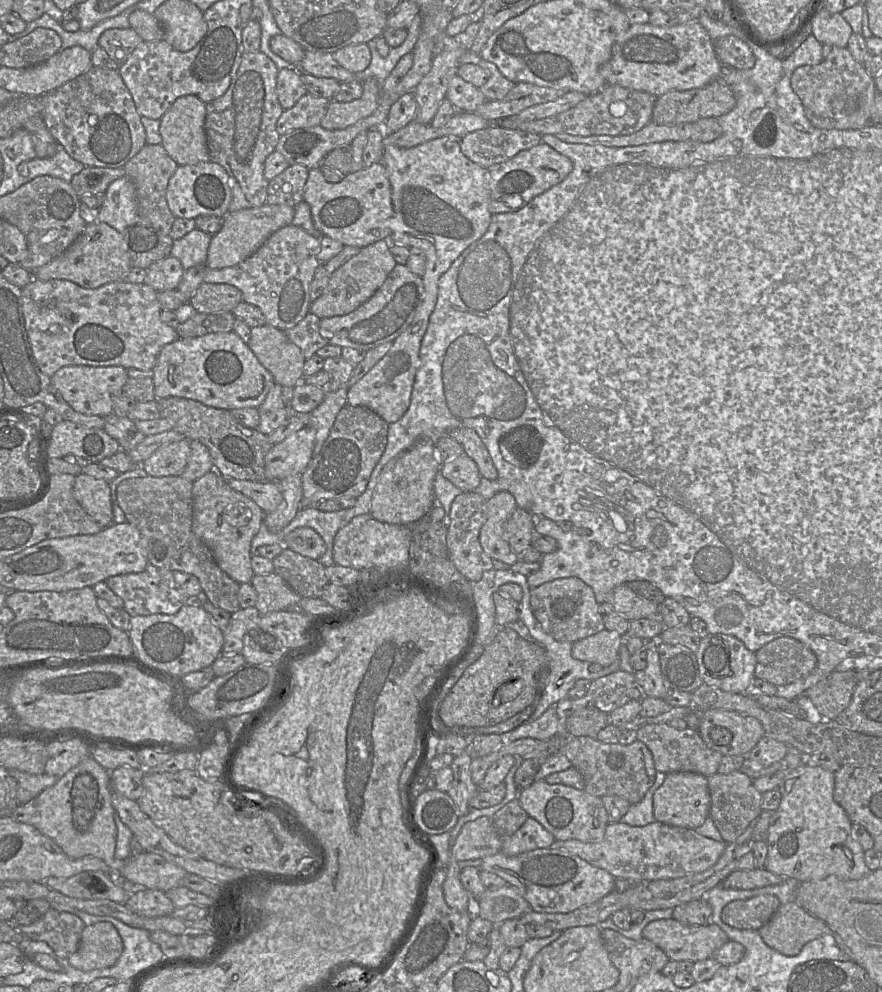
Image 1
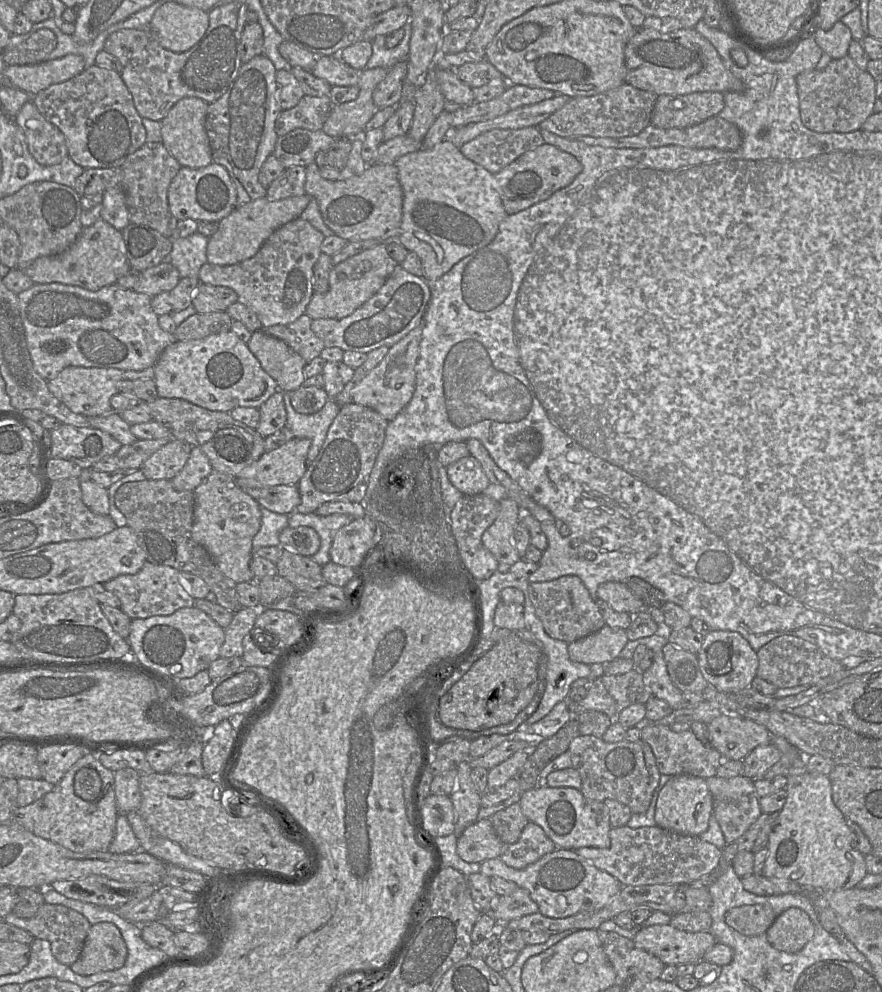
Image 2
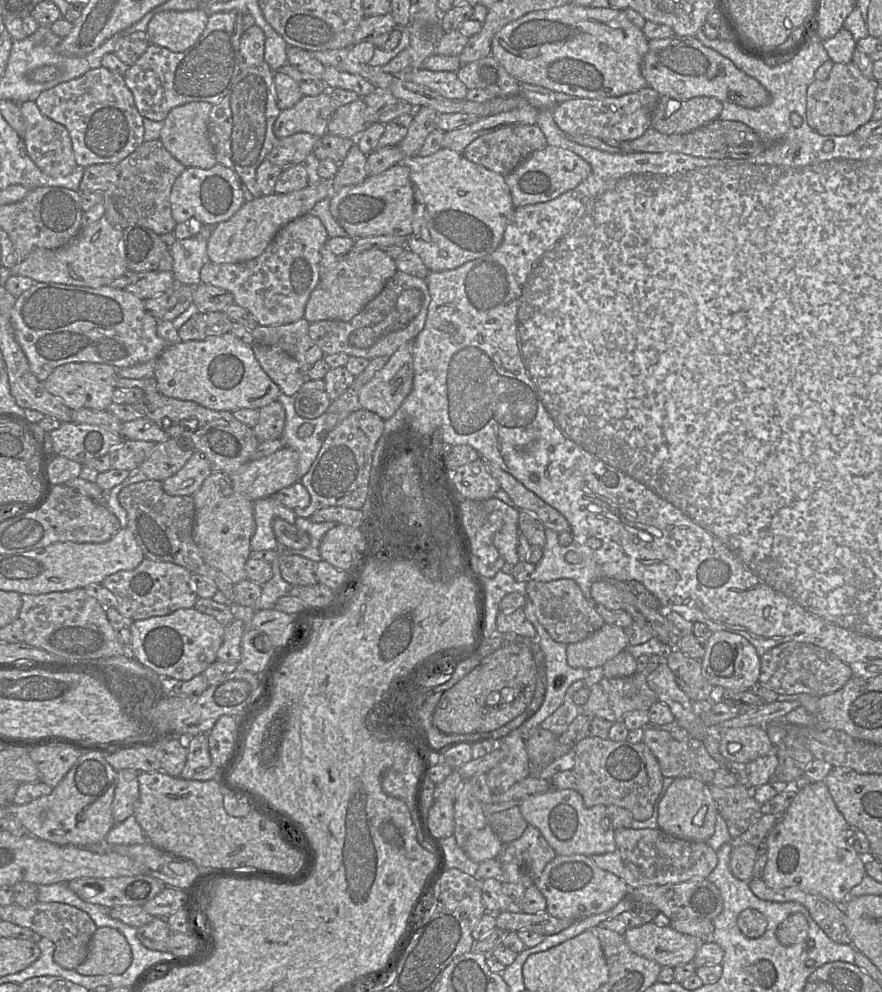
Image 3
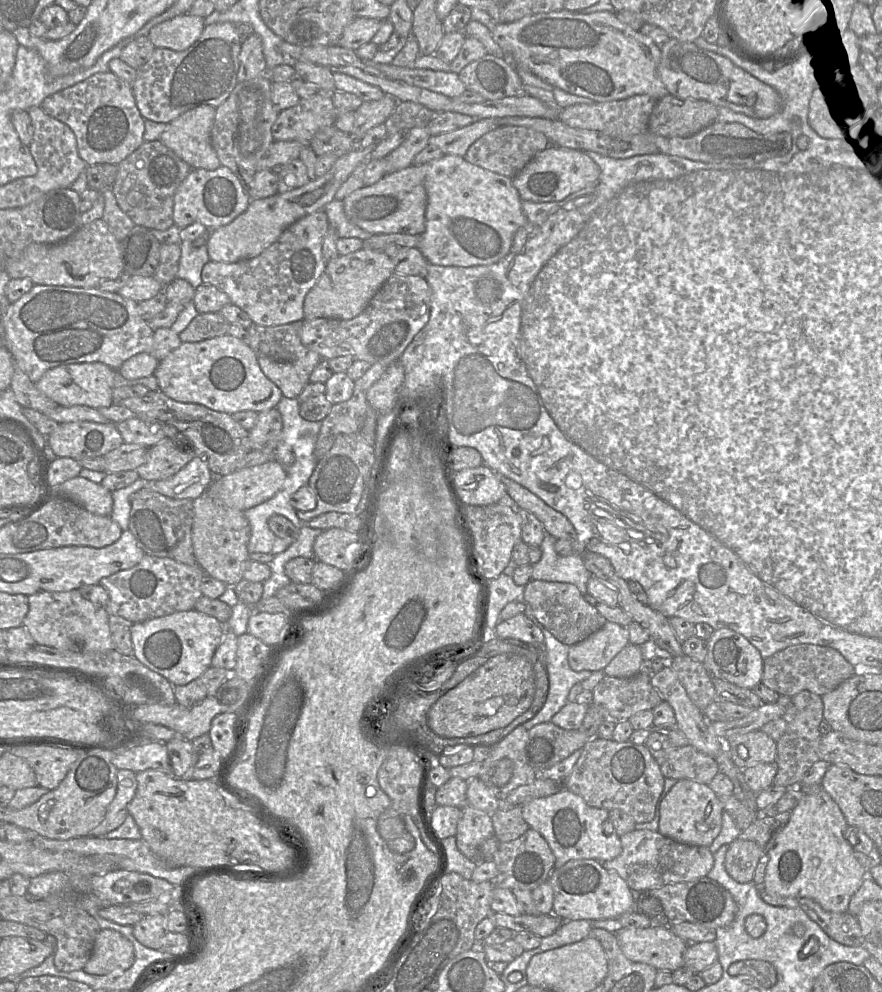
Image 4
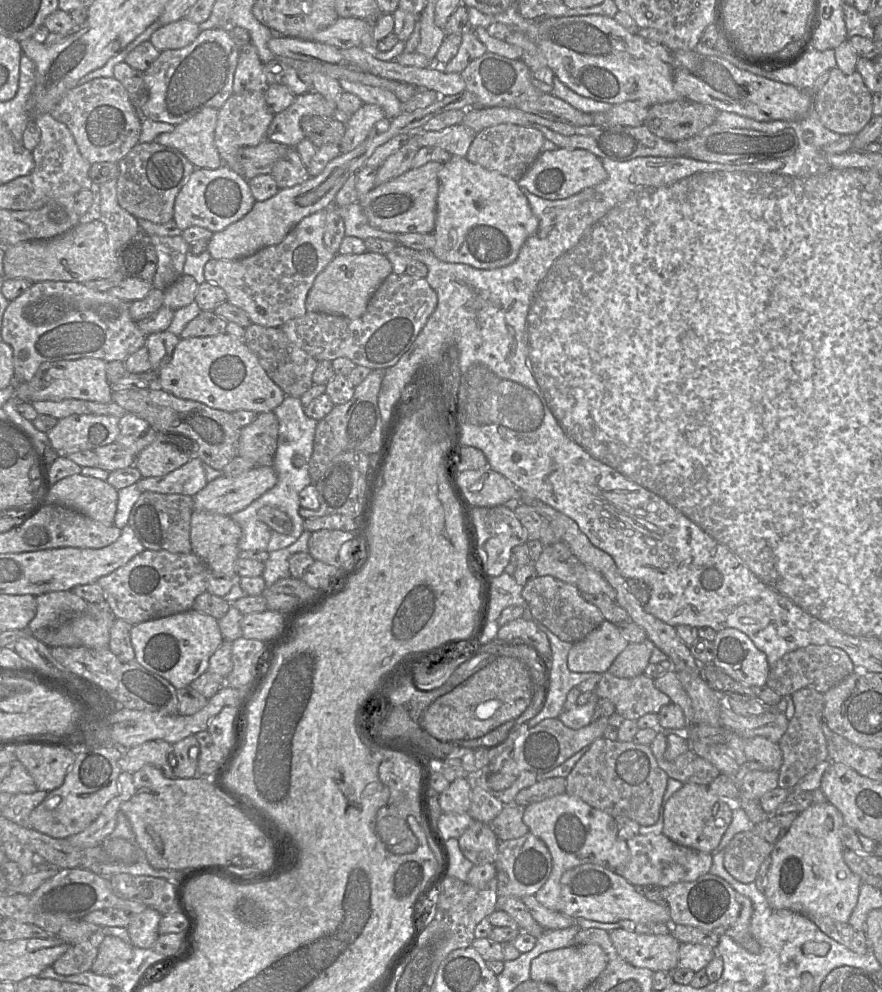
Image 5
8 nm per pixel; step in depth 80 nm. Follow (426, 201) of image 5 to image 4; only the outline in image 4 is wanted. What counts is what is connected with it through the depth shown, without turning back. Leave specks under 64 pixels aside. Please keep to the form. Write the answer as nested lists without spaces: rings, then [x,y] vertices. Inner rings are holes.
[[[428,163],[410,165],[388,173],[378,182],[363,186],[343,199],[344,212],[348,220],[373,235],[409,234],[421,235],[425,231],[427,193],[424,186]]]

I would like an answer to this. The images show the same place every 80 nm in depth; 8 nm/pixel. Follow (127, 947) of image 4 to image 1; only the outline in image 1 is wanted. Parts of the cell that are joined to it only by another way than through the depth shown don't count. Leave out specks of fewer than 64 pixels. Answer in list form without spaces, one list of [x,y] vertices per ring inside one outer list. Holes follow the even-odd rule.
[[[97,922],[82,931],[79,947],[68,961],[82,970],[109,968],[116,964],[123,952],[123,941],[114,925]]]

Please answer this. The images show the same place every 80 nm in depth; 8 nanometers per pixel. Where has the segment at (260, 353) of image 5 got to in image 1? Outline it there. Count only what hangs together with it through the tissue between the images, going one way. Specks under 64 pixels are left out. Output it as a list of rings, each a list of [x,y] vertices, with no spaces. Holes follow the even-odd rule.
[[[308,313],[293,328],[285,330],[286,336],[298,346],[306,359],[316,355],[316,352],[328,344],[327,339],[320,334],[320,318]]]

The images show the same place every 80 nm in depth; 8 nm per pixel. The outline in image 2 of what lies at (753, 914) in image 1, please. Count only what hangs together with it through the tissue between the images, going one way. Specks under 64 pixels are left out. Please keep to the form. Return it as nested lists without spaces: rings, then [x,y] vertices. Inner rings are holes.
[[[753,904],[728,910],[725,921],[728,926],[743,935],[756,936],[765,933],[776,917],[770,905]]]

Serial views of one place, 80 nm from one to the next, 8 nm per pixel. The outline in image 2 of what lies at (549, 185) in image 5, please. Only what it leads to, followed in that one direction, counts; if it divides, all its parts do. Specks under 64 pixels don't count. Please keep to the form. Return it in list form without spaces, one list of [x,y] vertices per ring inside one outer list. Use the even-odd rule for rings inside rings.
[[[544,143],[522,154],[494,174],[494,177],[505,211],[508,215],[512,215],[550,198],[557,191],[567,187],[582,172],[582,169],[582,164],[576,157]]]

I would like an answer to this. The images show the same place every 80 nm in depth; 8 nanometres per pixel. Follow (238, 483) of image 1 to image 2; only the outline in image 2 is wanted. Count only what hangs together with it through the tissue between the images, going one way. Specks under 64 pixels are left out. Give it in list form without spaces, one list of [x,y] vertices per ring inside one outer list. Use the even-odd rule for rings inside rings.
[[[294,484],[241,489],[250,495],[261,508],[278,514],[291,514],[301,503],[298,487]]]

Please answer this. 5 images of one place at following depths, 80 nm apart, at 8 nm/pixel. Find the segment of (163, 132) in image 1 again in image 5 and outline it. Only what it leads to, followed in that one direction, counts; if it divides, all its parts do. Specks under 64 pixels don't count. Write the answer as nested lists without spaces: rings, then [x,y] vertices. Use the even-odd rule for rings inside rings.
[[[207,107],[175,126],[172,132],[162,133],[156,143],[179,150],[196,168],[217,169],[223,165],[214,144],[218,109]]]

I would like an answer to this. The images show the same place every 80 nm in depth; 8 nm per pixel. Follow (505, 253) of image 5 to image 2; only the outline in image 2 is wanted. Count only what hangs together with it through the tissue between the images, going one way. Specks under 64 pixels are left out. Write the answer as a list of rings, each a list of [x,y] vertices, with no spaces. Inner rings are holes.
[[[447,138],[431,149],[403,155],[394,165],[403,190],[403,215],[397,241],[419,256],[423,278],[431,288],[460,260],[490,244],[508,214],[494,174],[465,157]]]

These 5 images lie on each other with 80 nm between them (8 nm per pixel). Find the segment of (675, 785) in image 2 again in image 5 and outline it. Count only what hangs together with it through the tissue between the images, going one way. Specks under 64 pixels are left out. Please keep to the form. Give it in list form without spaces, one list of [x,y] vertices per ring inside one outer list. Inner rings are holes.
[[[684,783],[665,804],[662,833],[677,844],[713,854],[731,823],[732,811],[733,803],[714,794],[707,785]]]

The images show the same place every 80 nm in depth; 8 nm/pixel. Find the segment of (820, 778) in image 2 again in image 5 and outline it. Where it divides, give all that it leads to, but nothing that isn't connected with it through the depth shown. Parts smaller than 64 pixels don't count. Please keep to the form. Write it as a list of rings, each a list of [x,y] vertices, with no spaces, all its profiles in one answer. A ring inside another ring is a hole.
[[[828,801],[812,803],[798,813],[787,833],[773,844],[770,855],[764,894],[773,909],[849,922],[862,881],[843,858],[845,848],[840,839],[840,829],[844,825],[842,814]]]

